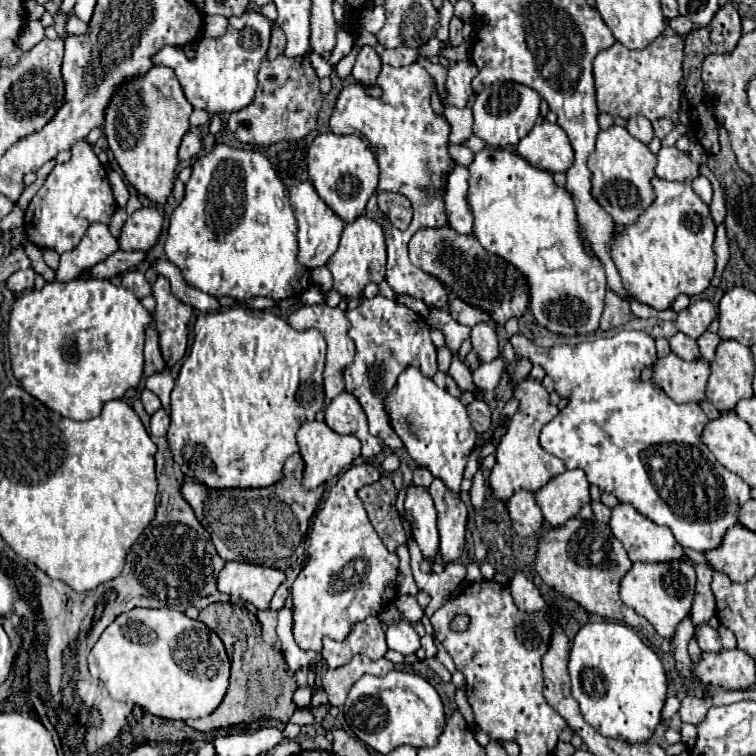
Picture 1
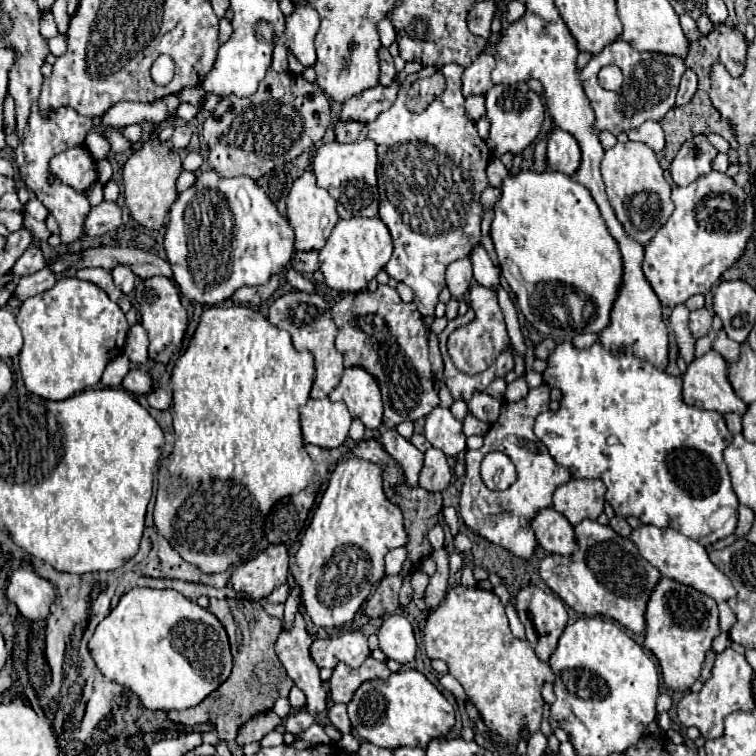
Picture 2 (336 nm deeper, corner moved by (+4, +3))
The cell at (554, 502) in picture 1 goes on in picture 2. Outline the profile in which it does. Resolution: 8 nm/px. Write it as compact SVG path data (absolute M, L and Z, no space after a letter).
M570 479L554 491L552 507L562 513L572 525L582 519L598 519L604 511L606 487L598 479Z

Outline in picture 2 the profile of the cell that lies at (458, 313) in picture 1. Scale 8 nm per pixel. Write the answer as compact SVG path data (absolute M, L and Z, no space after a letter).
M474 285L470 289L470 307L474 309L476 317L472 323L462 325L458 329L454 329L448 337L448 353L454 361L454 365L466 373L466 375L476 375L482 373L484 369L488 369L496 357L500 353L504 353L506 349L510 349L510 339L506 333L506 323L504 323L504 315L498 307L498 299L496 293L492 289L486 289L482 285Z

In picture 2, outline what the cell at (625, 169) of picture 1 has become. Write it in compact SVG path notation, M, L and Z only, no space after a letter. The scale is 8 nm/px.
M636 141L628 143L616 143L612 149L604 153L602 159L602 177L606 183L606 193L610 199L610 205L622 223L626 235L640 245L648 245L656 231L668 221L668 217L674 211L674 203L670 199L670 183L664 179L664 171L658 163L656 153Z

